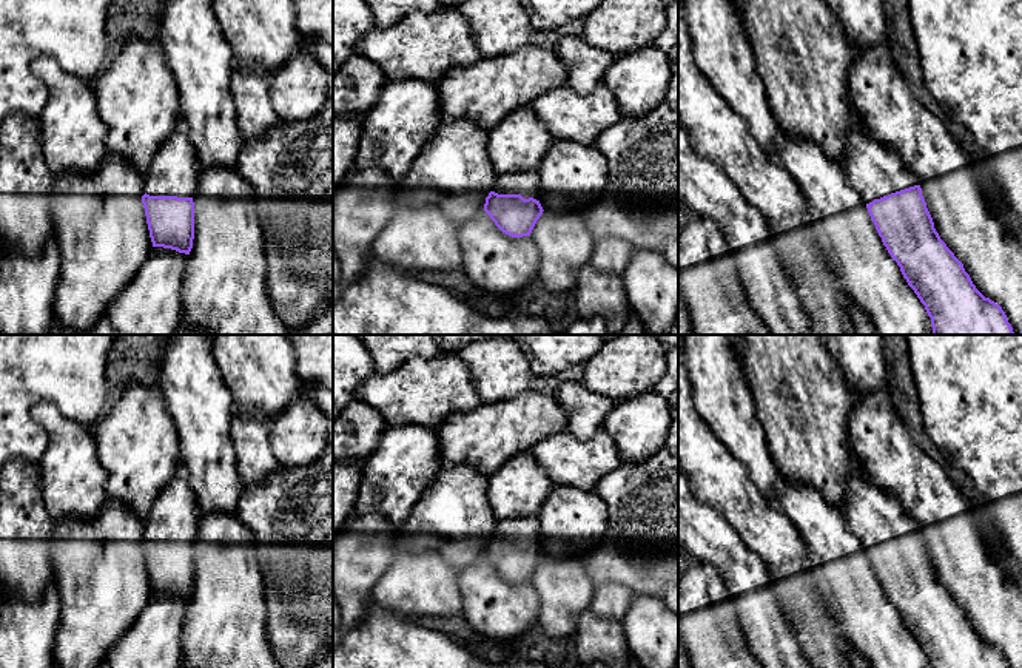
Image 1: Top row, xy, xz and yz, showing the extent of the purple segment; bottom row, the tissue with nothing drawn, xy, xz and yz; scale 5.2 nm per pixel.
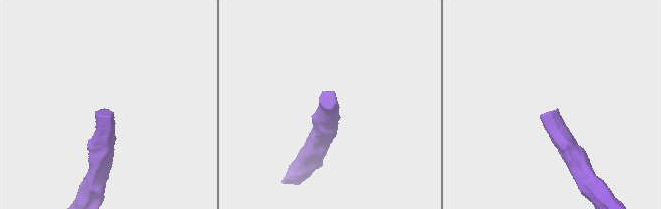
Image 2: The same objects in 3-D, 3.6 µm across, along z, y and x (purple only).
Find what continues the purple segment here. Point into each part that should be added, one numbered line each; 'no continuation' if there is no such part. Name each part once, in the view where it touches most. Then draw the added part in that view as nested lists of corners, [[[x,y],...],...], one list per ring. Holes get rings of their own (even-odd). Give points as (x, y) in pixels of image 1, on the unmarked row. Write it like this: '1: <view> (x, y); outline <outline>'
1: yz (873, 514); outline [[[851,443],[848,452],[851,467],[843,483],[842,511],[863,549],[919,531],[917,523],[903,512],[900,501],[871,480]]]

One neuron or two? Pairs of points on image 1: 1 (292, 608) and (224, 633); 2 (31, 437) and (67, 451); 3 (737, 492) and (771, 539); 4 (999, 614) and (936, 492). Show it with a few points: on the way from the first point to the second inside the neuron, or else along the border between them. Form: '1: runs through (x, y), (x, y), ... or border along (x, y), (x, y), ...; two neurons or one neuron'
1: border along (262, 582), (265, 636), (273, 651); two neurons
2: border along (30, 411), (47, 434), (47, 448), (39, 463); two neurons
3: runs through (742, 503), (762, 528); one neuron
4: runs through (976, 583), (961, 566), (944, 523); one neuron

